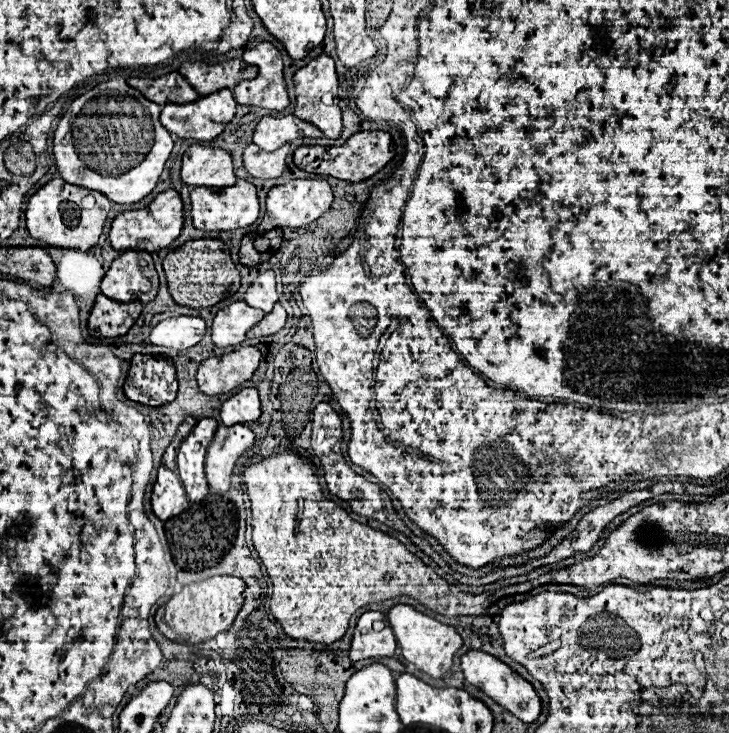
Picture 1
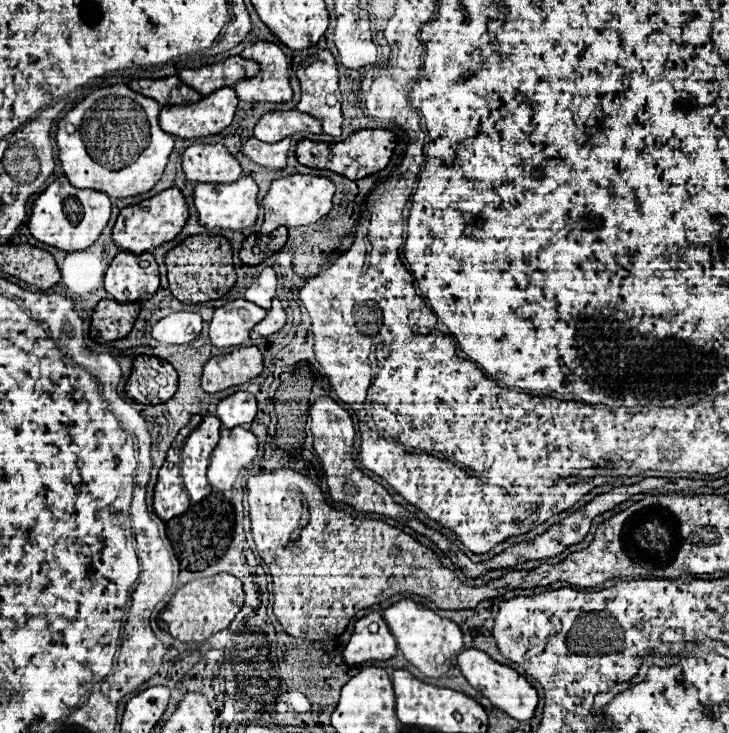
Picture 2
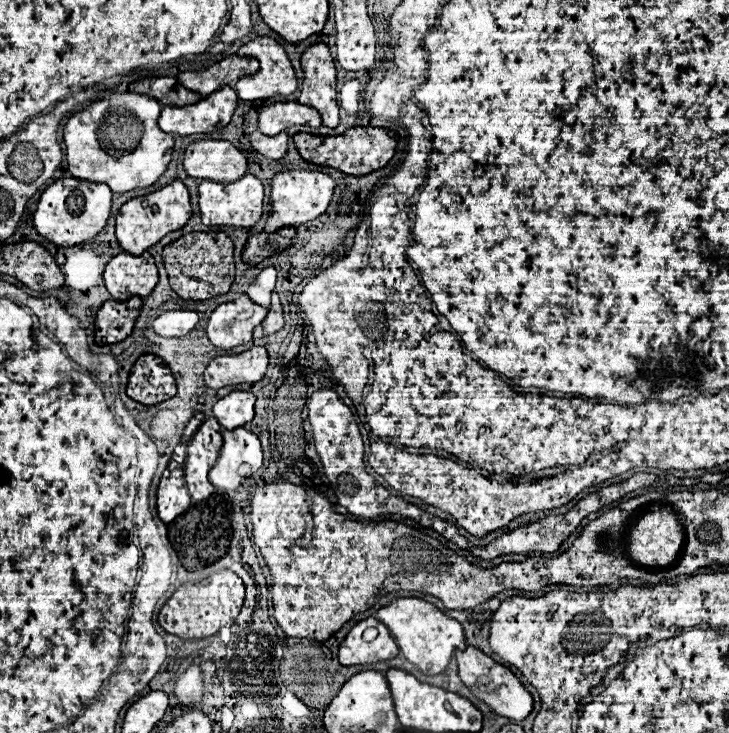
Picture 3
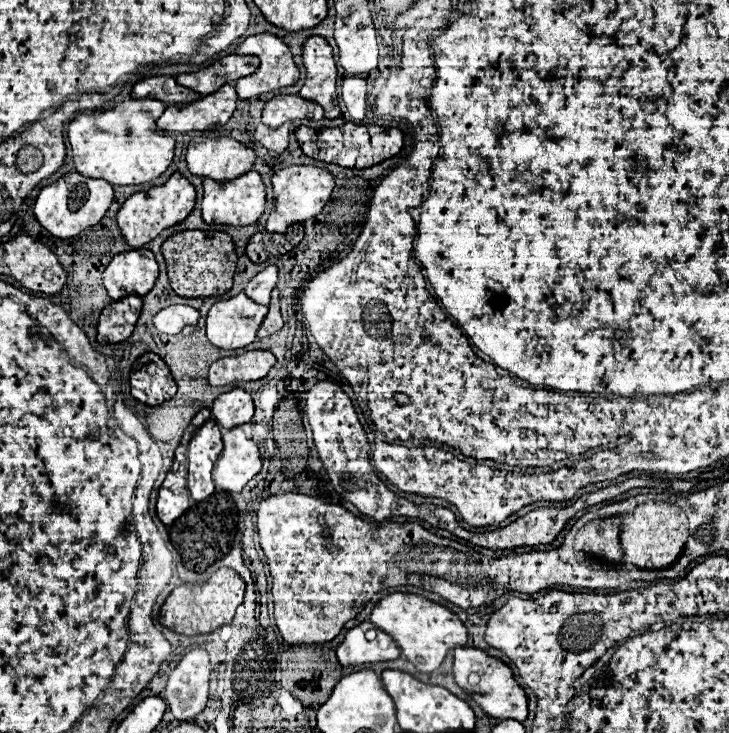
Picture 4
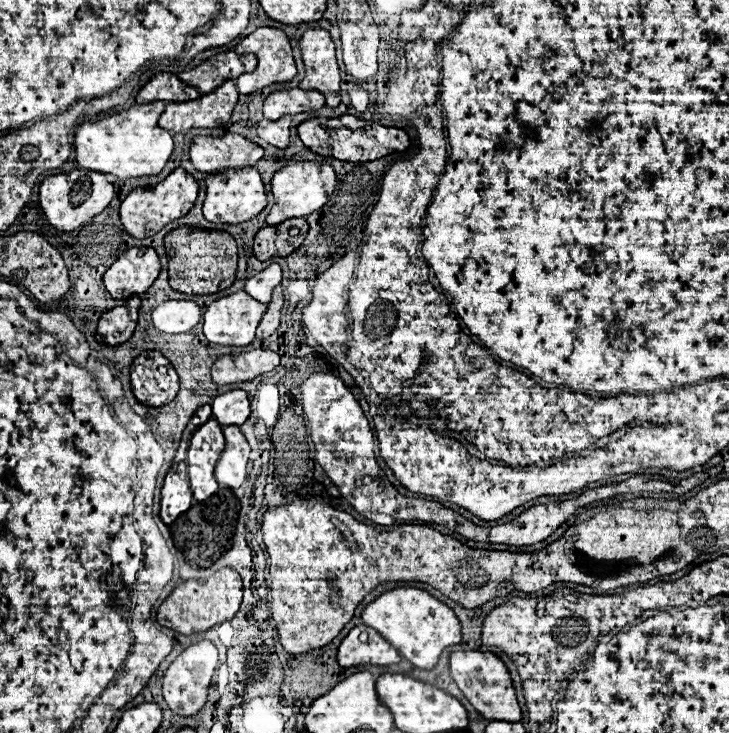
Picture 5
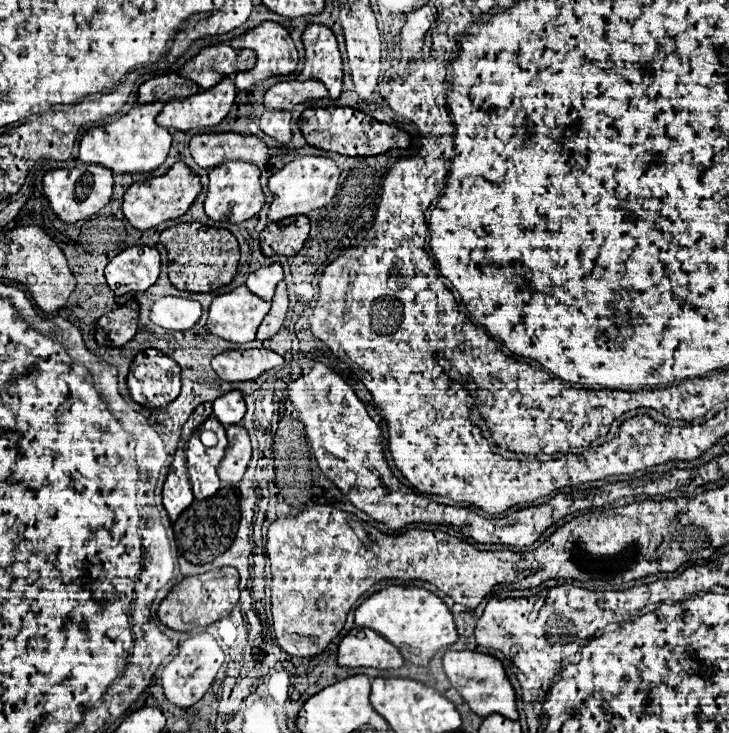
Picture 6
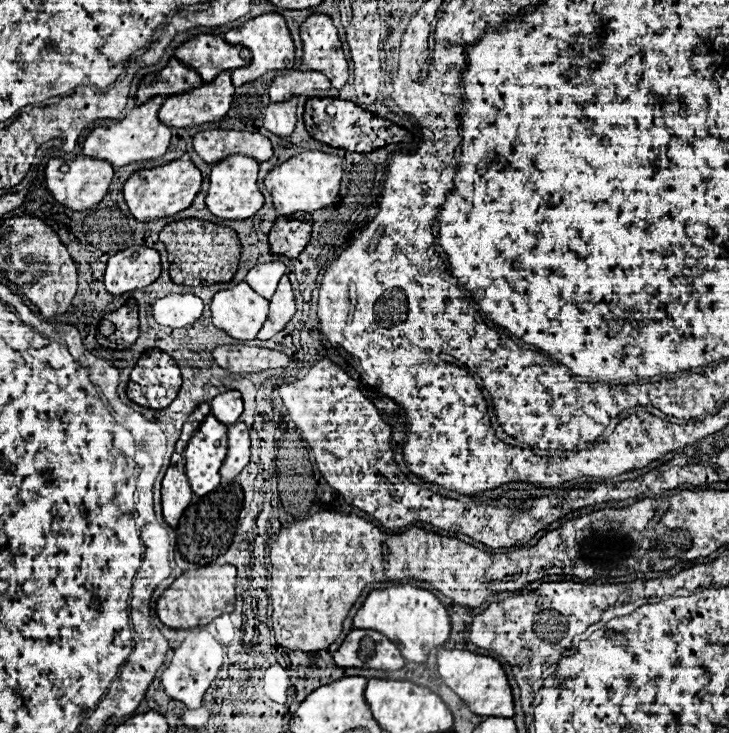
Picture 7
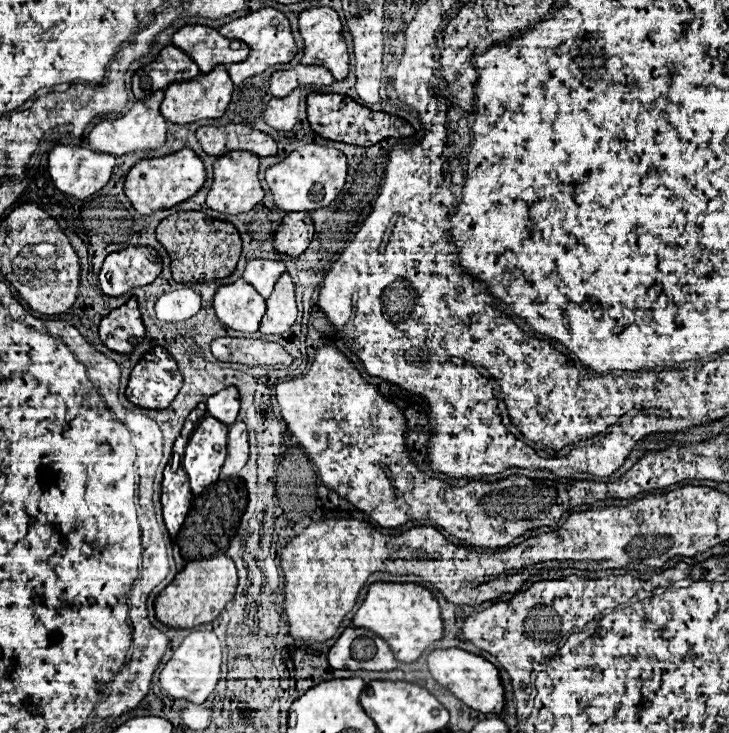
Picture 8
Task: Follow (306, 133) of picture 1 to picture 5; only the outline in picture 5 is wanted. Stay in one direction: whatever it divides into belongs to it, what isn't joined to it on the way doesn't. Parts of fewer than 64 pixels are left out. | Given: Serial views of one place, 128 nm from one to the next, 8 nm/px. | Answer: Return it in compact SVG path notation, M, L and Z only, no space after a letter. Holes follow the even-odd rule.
M290 88L290 90L274 92L264 100L264 118L280 120L286 114L294 116L302 112L316 112L322 106L324 106L324 96L320 92Z

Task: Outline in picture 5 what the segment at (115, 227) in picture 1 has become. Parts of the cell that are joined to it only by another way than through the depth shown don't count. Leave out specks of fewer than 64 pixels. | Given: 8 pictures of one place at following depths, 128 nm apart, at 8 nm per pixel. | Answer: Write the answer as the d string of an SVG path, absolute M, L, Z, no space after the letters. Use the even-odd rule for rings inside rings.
M176 168L164 182L160 182L156 186L148 186L148 188L134 188L126 196L126 200L120 206L122 226L126 228L126 232L132 238L138 238L138 240L154 236L168 222L186 216L190 212L190 208L194 206L196 196L198 196L198 182L190 174L186 174L182 168Z

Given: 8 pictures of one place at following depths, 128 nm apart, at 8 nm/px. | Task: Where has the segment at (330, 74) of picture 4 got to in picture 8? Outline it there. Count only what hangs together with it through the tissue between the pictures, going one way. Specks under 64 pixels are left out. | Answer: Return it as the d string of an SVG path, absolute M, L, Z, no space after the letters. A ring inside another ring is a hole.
M320 6L320 8L304 10L300 14L300 34L304 38L304 56L302 56L304 66L324 66L332 72L336 82L348 76L348 48L342 36L340 18L332 8Z

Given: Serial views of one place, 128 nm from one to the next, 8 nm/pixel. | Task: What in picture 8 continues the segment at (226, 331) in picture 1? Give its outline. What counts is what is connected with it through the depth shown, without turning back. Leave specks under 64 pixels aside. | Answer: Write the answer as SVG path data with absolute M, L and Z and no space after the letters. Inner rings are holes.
M242 278L234 284L220 286L214 294L218 320L238 332L258 332L266 312L266 300Z

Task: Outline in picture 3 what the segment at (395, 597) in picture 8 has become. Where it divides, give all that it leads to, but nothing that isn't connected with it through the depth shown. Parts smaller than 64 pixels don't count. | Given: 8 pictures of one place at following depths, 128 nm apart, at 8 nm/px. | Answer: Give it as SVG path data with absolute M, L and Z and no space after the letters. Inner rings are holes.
M398 598L392 604L380 608L376 618L388 626L390 634L396 638L400 652L426 676L440 674L448 668L454 650L464 650L466 640L462 632L462 624L444 612L440 612L434 604L424 602L420 598Z

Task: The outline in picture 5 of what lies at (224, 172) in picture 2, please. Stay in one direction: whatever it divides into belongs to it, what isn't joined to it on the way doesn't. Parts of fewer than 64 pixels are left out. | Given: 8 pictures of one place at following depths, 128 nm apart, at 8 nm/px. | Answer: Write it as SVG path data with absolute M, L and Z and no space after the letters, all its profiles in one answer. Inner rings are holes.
M226 134L222 138L196 136L190 144L190 162L198 172L218 174L226 168L256 166L264 150L240 134Z

